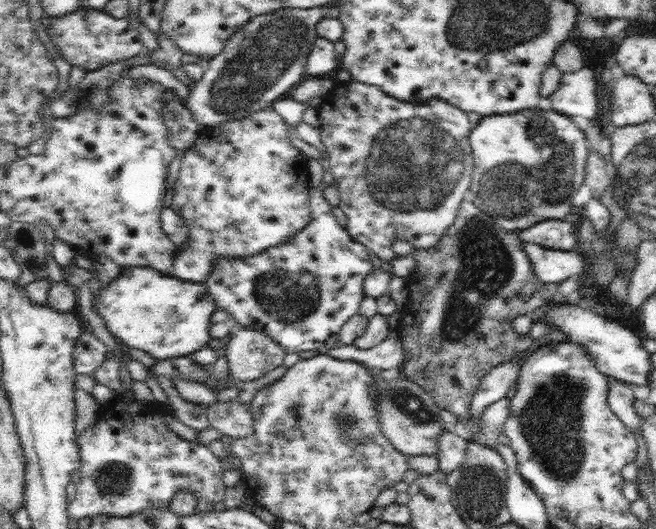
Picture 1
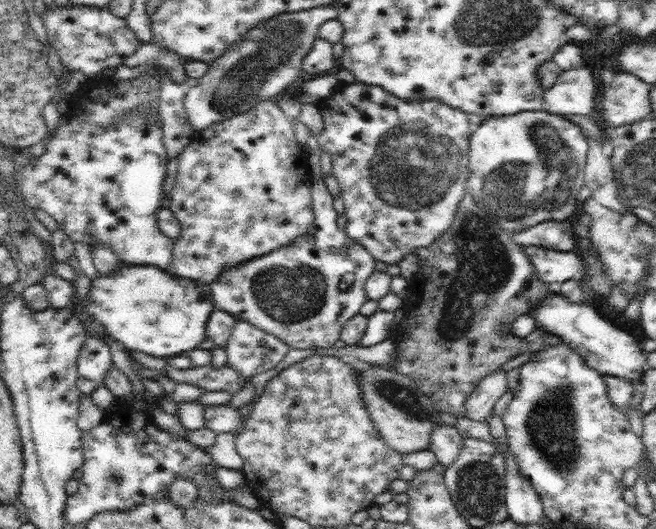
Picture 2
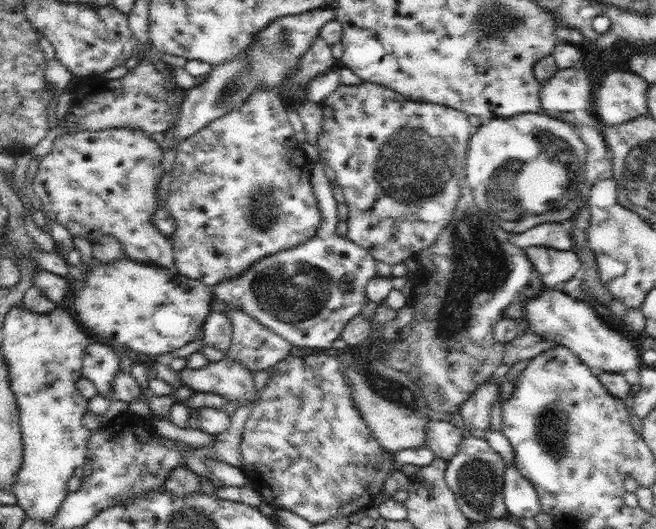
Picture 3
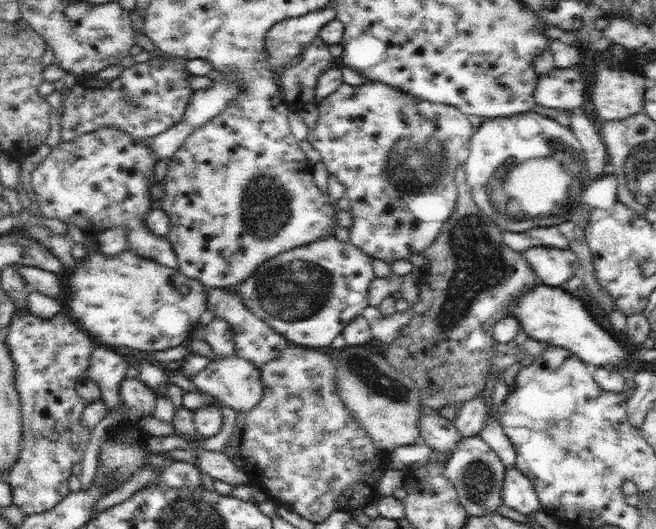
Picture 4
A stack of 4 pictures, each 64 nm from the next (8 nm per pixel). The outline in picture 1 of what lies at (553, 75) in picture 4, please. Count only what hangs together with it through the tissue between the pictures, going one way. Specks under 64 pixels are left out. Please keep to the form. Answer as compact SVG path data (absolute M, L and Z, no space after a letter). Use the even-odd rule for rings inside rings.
M581 68L577 72L563 72L557 90L549 96L551 108L569 118L593 118L597 112L595 86L597 82L593 78L593 72L587 68Z

